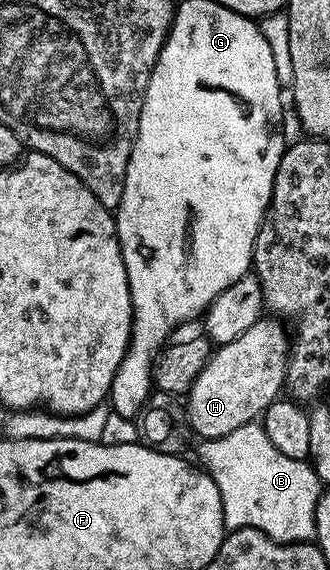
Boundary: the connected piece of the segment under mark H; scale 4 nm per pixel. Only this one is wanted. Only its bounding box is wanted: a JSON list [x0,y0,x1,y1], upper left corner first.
[187,317,290,440]

